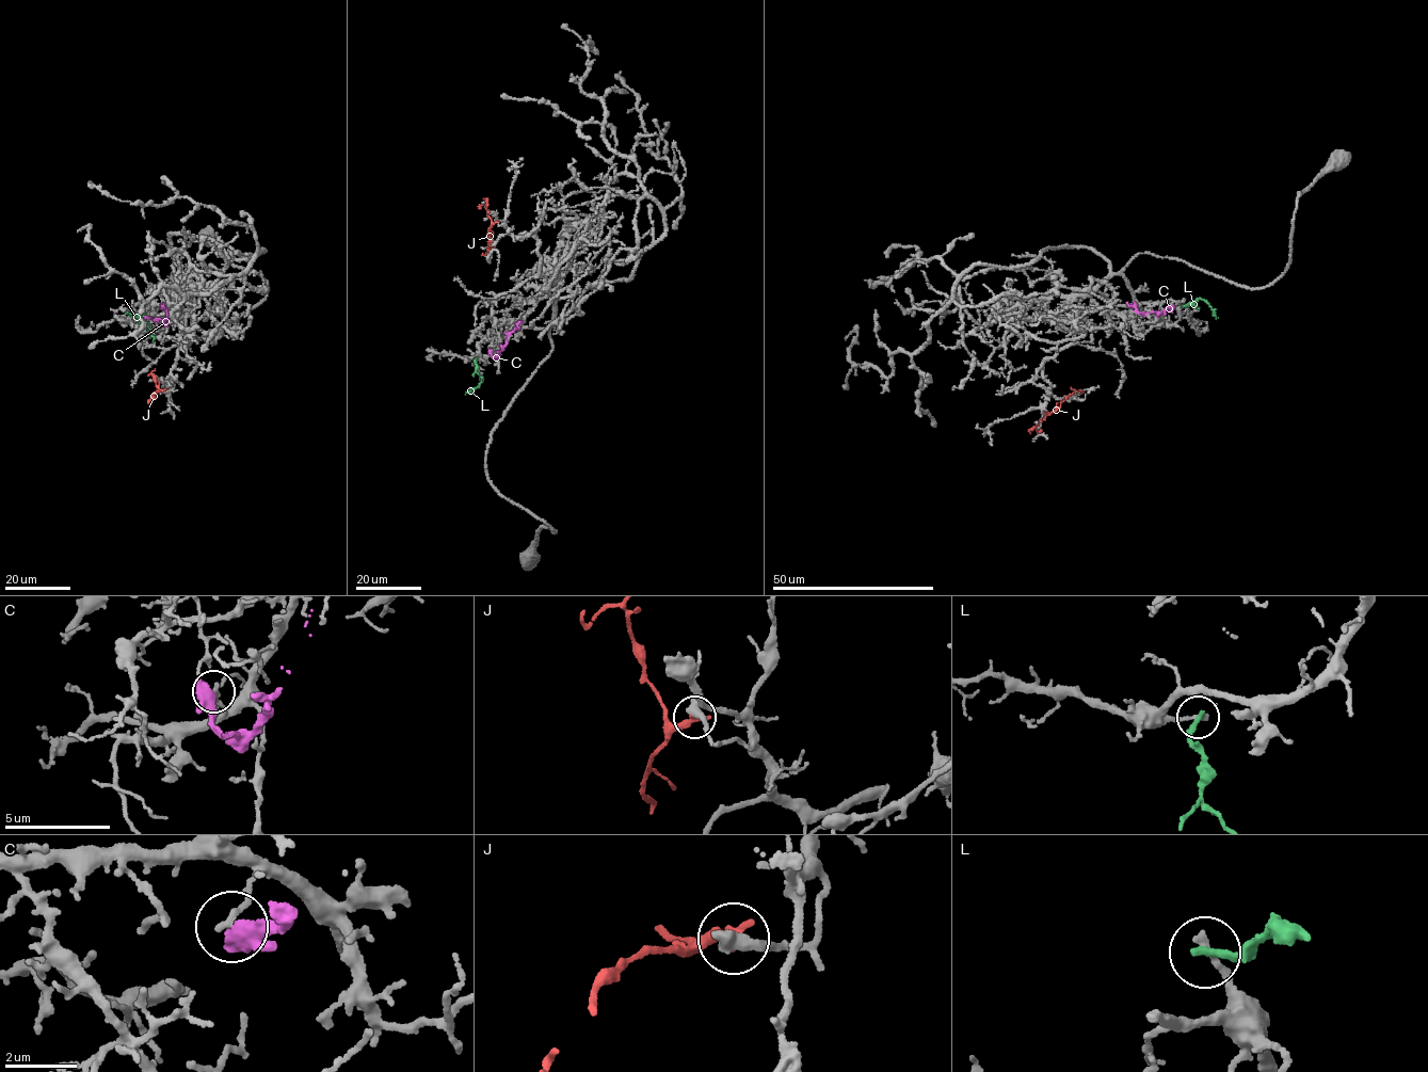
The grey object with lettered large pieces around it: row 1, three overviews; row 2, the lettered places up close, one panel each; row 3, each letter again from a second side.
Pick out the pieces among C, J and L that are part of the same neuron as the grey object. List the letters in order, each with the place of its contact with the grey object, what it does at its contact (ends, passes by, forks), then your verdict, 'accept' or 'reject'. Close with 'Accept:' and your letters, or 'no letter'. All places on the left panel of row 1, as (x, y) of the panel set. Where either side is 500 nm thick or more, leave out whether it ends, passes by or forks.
C: meets grey at (147, 317); reject
J: meets grey at (165, 389); reject
L: meets grey at (127, 313); it ends there; reject
Accept: no letter

